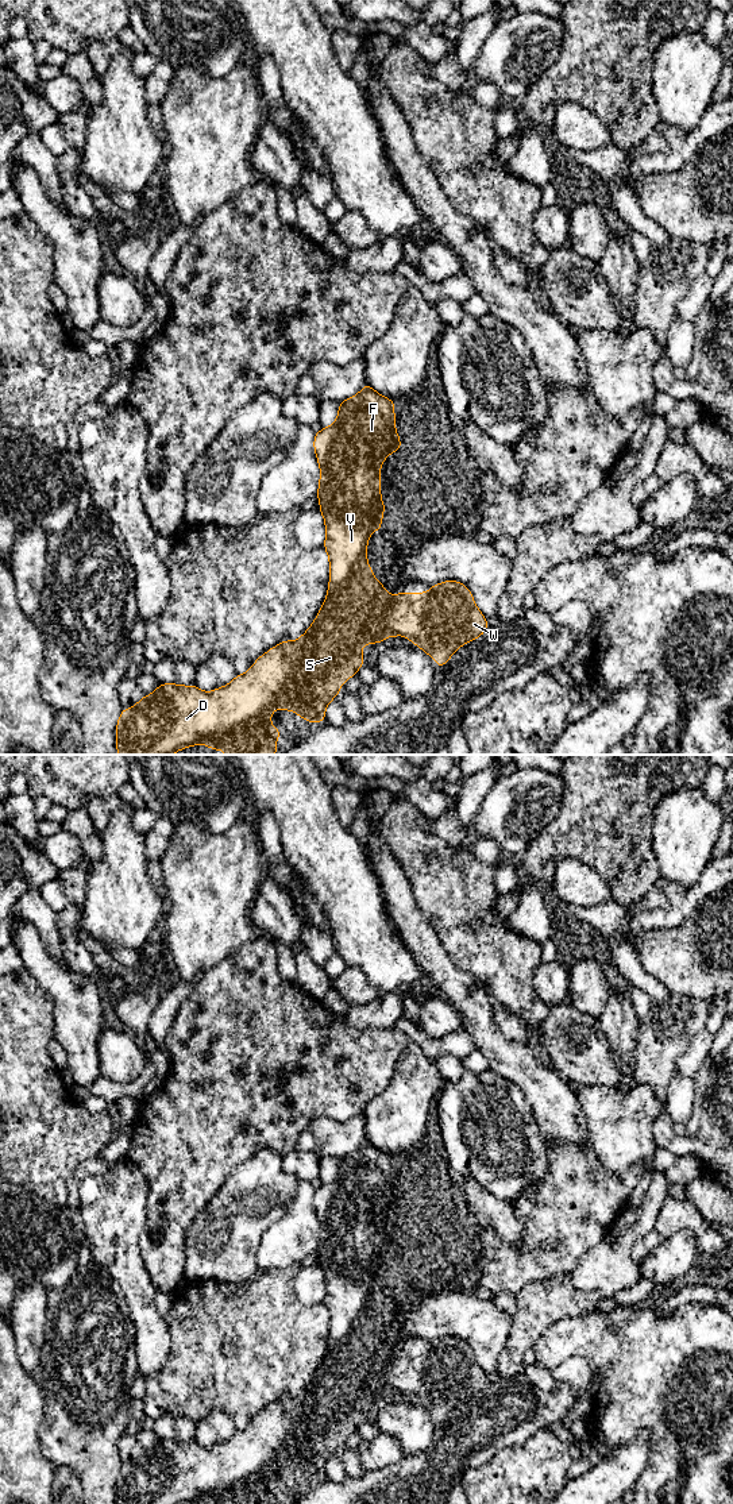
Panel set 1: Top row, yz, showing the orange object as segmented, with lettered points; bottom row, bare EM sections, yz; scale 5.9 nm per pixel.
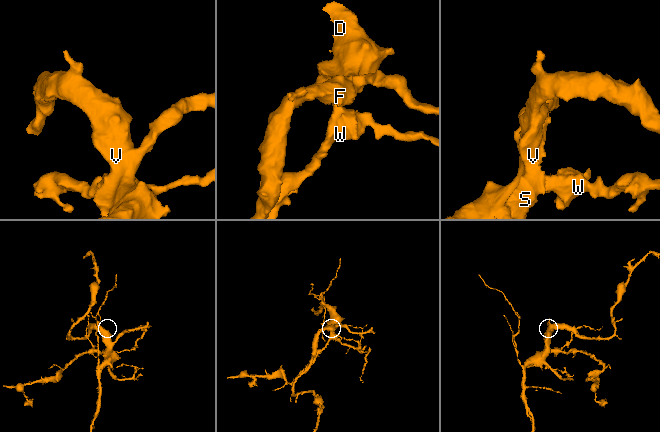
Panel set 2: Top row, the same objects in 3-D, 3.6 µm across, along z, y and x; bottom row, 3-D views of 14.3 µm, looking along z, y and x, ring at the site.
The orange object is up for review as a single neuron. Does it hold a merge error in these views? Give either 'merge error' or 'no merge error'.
no merge error

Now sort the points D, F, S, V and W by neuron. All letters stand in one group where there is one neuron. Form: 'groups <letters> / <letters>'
groups D F S V W

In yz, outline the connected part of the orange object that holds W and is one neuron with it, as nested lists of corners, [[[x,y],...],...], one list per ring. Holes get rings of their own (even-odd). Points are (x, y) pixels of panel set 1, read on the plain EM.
[[[367,1138],[363,1141],[362,1148],[356,1152],[347,1154],[339,1158],[339,1169],[336,1177],[328,1183],[321,1184],[316,1188],[313,1196],[313,1204],[316,1208],[317,1218],[320,1220],[320,1238],[317,1246],[317,1254],[320,1257],[319,1266],[321,1268],[325,1277],[325,1299],[323,1304],[328,1308],[329,1314],[329,1341],[328,1349],[325,1351],[325,1357],[321,1365],[317,1369],[316,1376],[310,1380],[309,1385],[296,1397],[282,1396],[278,1401],[273,1403],[262,1412],[256,1415],[256,1418],[248,1424],[248,1427],[243,1431],[236,1431],[234,1436],[223,1443],[215,1445],[211,1449],[204,1449],[194,1442],[181,1442],[177,1439],[159,1439],[158,1445],[150,1450],[143,1451],[142,1455],[131,1465],[121,1465],[119,1477],[116,1480],[116,1503],[117,1504],[186,1504],[194,1503],[198,1500],[207,1500],[209,1504],[278,1504],[275,1499],[275,1493],[281,1493],[283,1490],[282,1485],[274,1485],[269,1474],[273,1472],[273,1465],[279,1463],[282,1468],[290,1465],[297,1469],[302,1476],[308,1478],[325,1478],[325,1463],[327,1461],[337,1453],[340,1449],[340,1441],[347,1438],[351,1432],[356,1431],[356,1427],[364,1420],[363,1411],[360,1408],[362,1400],[382,1400],[387,1393],[390,1396],[398,1396],[397,1391],[405,1391],[406,1396],[414,1399],[420,1403],[428,1412],[433,1412],[436,1416],[436,1426],[440,1426],[447,1420],[448,1415],[454,1411],[454,1408],[464,1401],[468,1397],[472,1397],[482,1392],[489,1384],[487,1374],[481,1369],[477,1364],[472,1350],[470,1345],[458,1338],[458,1337],[444,1337],[439,1341],[429,1341],[429,1349],[401,1349],[401,1350],[385,1350],[385,1339],[374,1337],[374,1326],[367,1322],[367,1299],[373,1288],[379,1288],[382,1285],[382,1270],[386,1266],[386,1262],[381,1254],[381,1230],[379,1223],[383,1220],[389,1208],[400,1208],[401,1207],[401,1192],[396,1191],[396,1172],[394,1172],[394,1158],[396,1156],[386,1154],[377,1149],[371,1141]],[[385,1368],[385,1380],[390,1384],[391,1391],[389,1392],[379,1381],[379,1370]]]

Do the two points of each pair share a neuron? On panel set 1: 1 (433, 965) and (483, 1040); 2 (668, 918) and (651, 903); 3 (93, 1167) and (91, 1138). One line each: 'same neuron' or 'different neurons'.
1: same neuron
2: different neurons
3: different neurons

